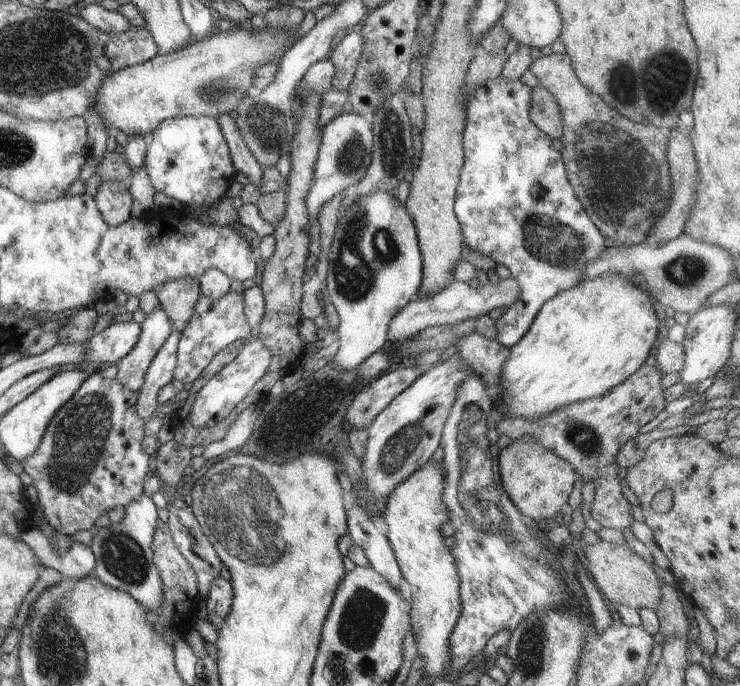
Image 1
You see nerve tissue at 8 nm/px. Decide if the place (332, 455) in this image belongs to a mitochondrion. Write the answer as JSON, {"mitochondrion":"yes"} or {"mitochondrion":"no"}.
{"mitochondrion":"no"}

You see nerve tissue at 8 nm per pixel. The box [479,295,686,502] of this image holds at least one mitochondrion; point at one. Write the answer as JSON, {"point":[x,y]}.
{"point":[585,439]}

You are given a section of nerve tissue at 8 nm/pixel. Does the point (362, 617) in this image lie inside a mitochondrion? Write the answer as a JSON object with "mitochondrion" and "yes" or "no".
{"mitochondrion":"yes"}

